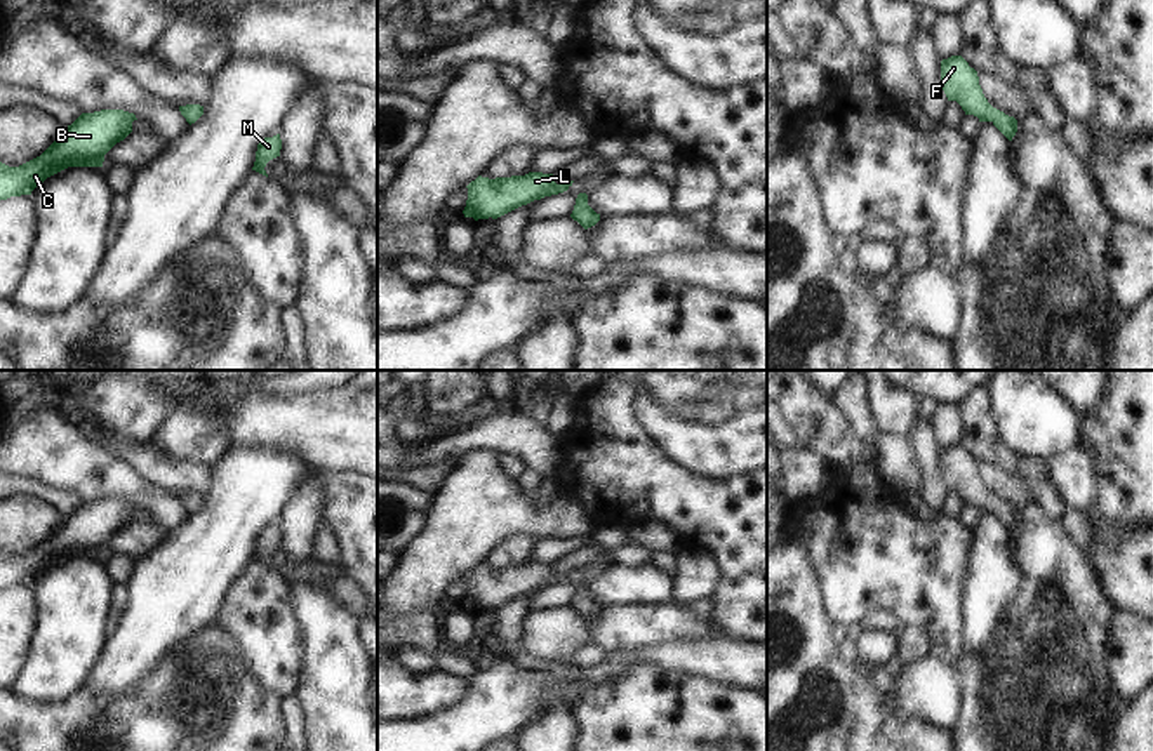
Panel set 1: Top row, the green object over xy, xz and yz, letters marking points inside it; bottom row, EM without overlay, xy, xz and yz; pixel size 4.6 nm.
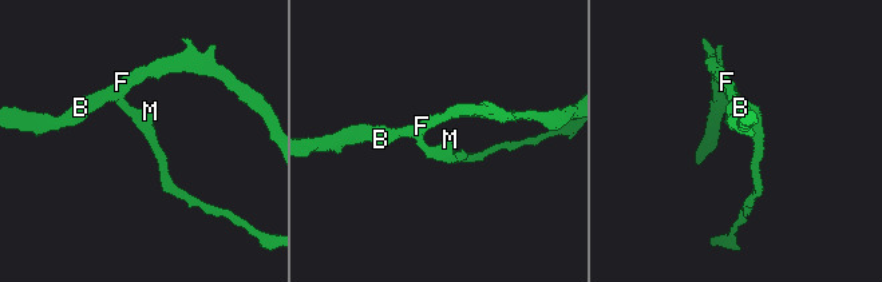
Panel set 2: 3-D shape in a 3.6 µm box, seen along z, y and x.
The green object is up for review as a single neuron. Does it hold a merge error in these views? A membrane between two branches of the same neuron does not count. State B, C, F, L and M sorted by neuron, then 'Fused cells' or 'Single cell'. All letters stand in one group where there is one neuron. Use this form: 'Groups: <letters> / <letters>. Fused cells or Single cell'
Groups: B C F L M. Single cell

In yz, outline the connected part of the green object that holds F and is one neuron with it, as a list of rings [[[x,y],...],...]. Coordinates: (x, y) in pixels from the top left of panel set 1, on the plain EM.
[[[962,445],[941,450],[941,469],[948,490],[956,490],[965,504],[974,504],[979,511],[991,511],[1012,530],[1017,522],[1017,509],[988,492],[979,475],[977,461]]]

